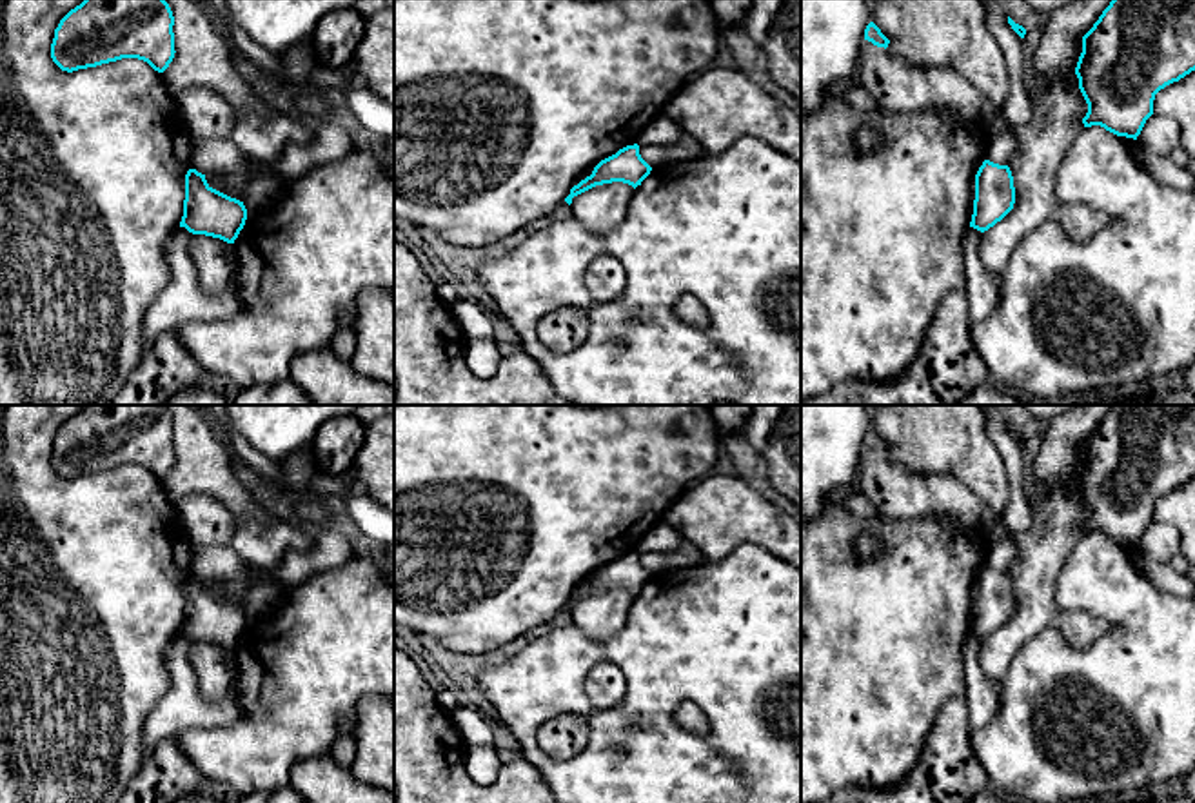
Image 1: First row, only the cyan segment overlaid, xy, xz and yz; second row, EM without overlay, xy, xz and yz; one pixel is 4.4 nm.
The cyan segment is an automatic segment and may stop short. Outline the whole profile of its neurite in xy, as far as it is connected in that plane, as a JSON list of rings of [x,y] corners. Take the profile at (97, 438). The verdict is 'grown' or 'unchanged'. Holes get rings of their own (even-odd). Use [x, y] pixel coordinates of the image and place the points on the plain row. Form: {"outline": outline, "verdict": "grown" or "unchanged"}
{"outline": [[[85,405],[54,436],[53,469],[67,480],[122,465],[138,465],[163,480],[174,465],[174,423],[163,405]]], "verdict": "unchanged"}

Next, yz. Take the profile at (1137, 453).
{"outline": [[[1113,405],[1093,434],[1082,443],[1082,460],[1075,481],[1088,511],[1084,534],[1101,532],[1106,538],[1137,547],[1153,521],[1155,501],[1195,478],[1195,405]]], "verdict": "unchanged"}

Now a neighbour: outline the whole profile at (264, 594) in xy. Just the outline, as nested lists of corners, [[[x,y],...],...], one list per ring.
[[[256,576],[249,585],[249,592],[243,605],[247,621],[252,623],[262,616],[269,614],[280,603],[285,590],[287,589],[278,581]]]

